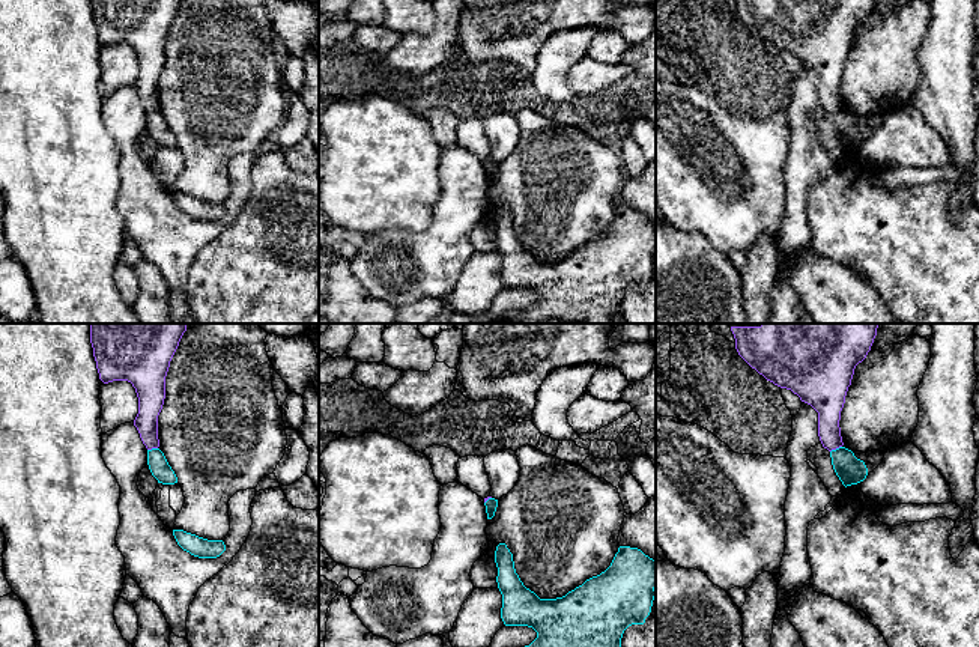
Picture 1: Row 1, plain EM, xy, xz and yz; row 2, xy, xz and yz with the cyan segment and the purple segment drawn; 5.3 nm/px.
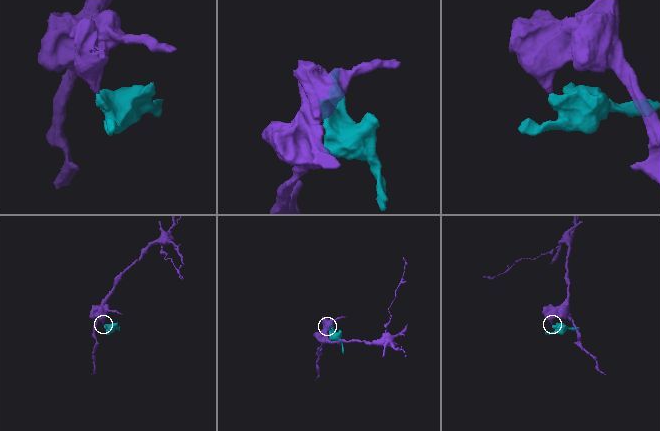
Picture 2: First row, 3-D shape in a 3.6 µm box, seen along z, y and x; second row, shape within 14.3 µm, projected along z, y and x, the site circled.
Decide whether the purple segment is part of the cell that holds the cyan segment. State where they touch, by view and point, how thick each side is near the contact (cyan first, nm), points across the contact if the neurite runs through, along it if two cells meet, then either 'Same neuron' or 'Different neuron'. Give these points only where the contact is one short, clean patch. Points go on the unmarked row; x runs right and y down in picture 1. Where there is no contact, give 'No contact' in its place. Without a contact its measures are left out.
Touches cyan at yz (836, 112). Thickness 150 nm (cyan) against 150 nm. Boundary: yz (841, 109), (830, 115). Different neuron

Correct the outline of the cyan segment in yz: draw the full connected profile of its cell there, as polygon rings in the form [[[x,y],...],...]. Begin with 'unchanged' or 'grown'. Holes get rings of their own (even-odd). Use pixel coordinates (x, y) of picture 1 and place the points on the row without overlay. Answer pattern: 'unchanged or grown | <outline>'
unchanged | [[[839,110],[830,114],[830,120],[833,132],[845,150],[866,141],[868,131],[865,125],[857,122],[851,113]]]

